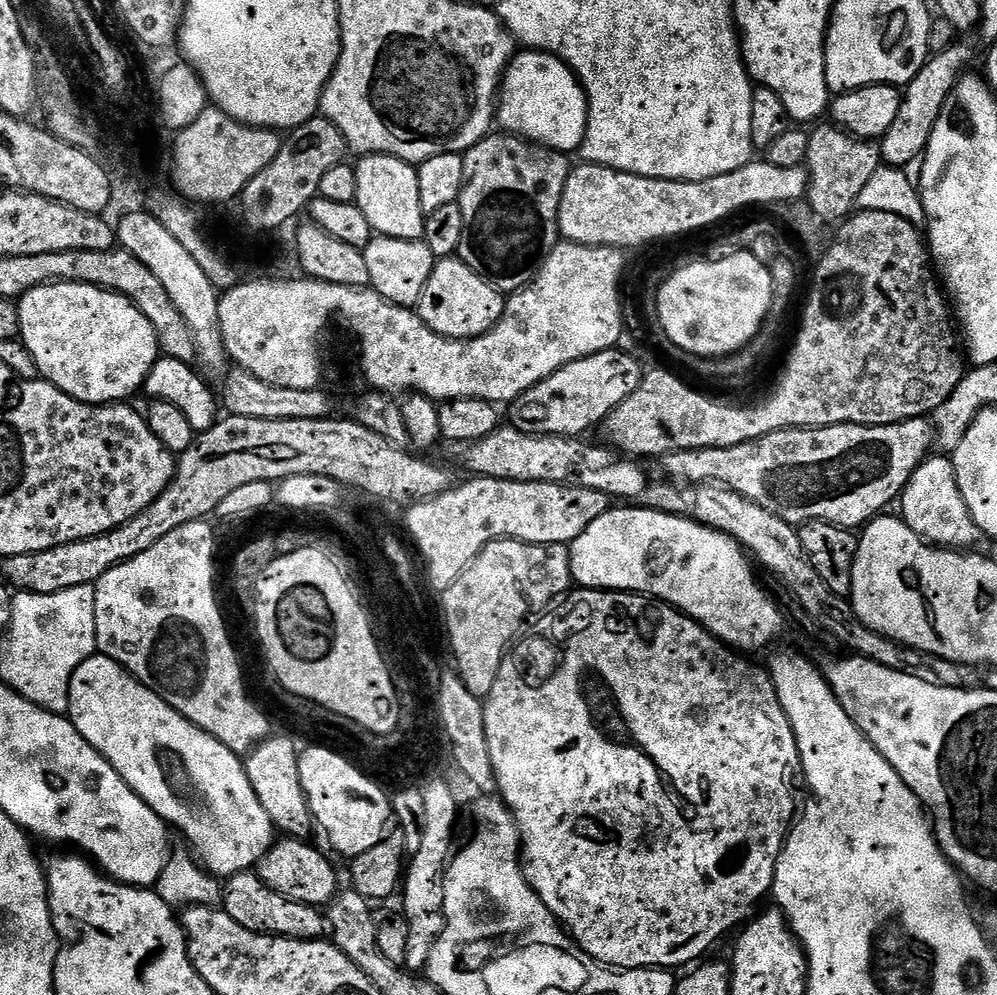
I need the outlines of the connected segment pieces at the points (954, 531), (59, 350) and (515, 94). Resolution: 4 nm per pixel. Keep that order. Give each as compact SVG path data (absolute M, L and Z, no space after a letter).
M932 454L920 463L908 480L908 485L898 497L899 515L923 540L933 546L949 550L968 550L975 540L981 539L974 518L970 518L970 510L966 506L966 498L962 498L962 490L958 490L958 478L954 474L951 459L944 454Z
M43 284L27 292L25 296L19 297L18 307L20 309L19 339L24 341L30 354L34 354L34 362L38 366L40 376L58 390L70 394L75 400L81 400L83 404L115 404L127 401L129 399L127 396L132 396L135 392L139 393L143 389L154 362L159 360L162 355L160 343L154 334L154 326L150 326L150 322L146 322L143 314L125 296L120 296L117 292L108 292L104 288L95 288L85 284Z
M535 50L517 51L509 60L498 89L498 124L499 127L500 124L504 127L501 129L505 133L522 136L533 144L543 144L546 148L565 154L575 153L584 142L588 125L588 99L584 87L580 85L580 79L566 66L566 62L562 62L557 56Z

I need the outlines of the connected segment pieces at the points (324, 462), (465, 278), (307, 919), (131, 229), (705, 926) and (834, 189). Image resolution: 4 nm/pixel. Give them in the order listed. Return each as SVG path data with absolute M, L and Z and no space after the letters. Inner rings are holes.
M231 414L217 419L216 425L210 430L199 433L190 450L179 453L176 461L176 473L162 490L162 494L142 514L130 518L122 526L110 530L106 536L91 536L78 542L66 542L62 546L54 546L50 550L18 554L7 557L3 561L4 576L13 589L34 594L58 594L62 590L70 590L74 586L95 585L106 570L142 554L142 550L150 550L158 538L166 538L170 530L178 530L178 526L186 526L186 522L194 522L211 517L216 511L218 502L228 497L233 490L247 486L250 482L281 482L294 475L325 475L341 482L347 481L348 464L346 457L354 451L354 442L361 446L370 446L373 450L381 447L382 441L378 434L366 430L366 426L357 424L355 419L329 418L327 420L267 420L266 418L242 418Z
M440 258L430 274L430 282L426 282L426 290L422 290L418 311L430 330L455 340L469 340L486 334L497 324L504 313L505 303L502 293L474 274L470 266L458 258Z
M255 871L239 872L223 881L222 910L251 932L267 932L274 936L288 936L291 940L318 940L326 932L326 916L320 908L294 902L266 886Z
M145 210L136 214L127 214L120 225L116 228L116 239L119 247L125 248L142 266L146 266L154 275L158 277L158 282L162 282L162 290L174 302L178 314L182 316L193 342L196 343L196 359L199 371L205 377L217 378L223 377L230 368L230 357L228 351L224 348L224 339L220 329L220 319L218 310L220 309L221 293L206 278L206 270L190 258L190 253L186 251L186 246L153 218L152 213Z
M576 590L571 593L555 609L545 611L539 617L540 625L536 628L536 637L532 644L536 648L544 648L548 640L554 647L560 648L560 665L549 674L548 680L541 684L531 684L528 681L528 664L524 661L524 652L520 648L513 647L505 656L502 666L498 670L498 678L494 678L494 690L483 697L485 716L486 745L489 747L490 762L493 763L493 772L496 775L496 787L505 804L508 805L513 816L516 817L516 827L520 829L520 842L522 845L522 867L528 885L542 898L542 902L551 910L553 916L566 929L569 936L580 945L580 949L587 956L592 956L599 964L603 964L613 970L627 970L630 968L662 968L665 970L683 969L701 958L707 957L712 947L731 930L735 924L740 924L744 919L749 919L748 911L759 902L763 896L767 897L772 890L776 863L780 857L780 851L784 848L784 842L788 839L788 833L794 823L796 812L796 776L801 775L800 755L794 738L794 730L782 710L782 702L778 702L778 694L772 685L772 677L767 671L755 668L751 659L737 654L727 644L717 640L696 620L663 602L657 602L649 597L633 594L631 592L613 592L611 590Z
M824 122L808 132L808 194L807 201L815 212L826 222L843 221L853 215L858 194L866 187L866 182L874 178L874 174L882 166L880 149L873 141L860 140L851 136L842 128L831 122ZM824 124L824 125L823 125ZM816 128L816 129L815 129Z

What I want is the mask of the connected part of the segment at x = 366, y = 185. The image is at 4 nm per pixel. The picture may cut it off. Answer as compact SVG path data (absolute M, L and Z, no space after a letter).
M365 156L359 163L355 165L358 174L355 203L362 214L366 214L366 222L370 222L373 233L403 240L423 240L426 213L418 198L416 168L393 156Z

